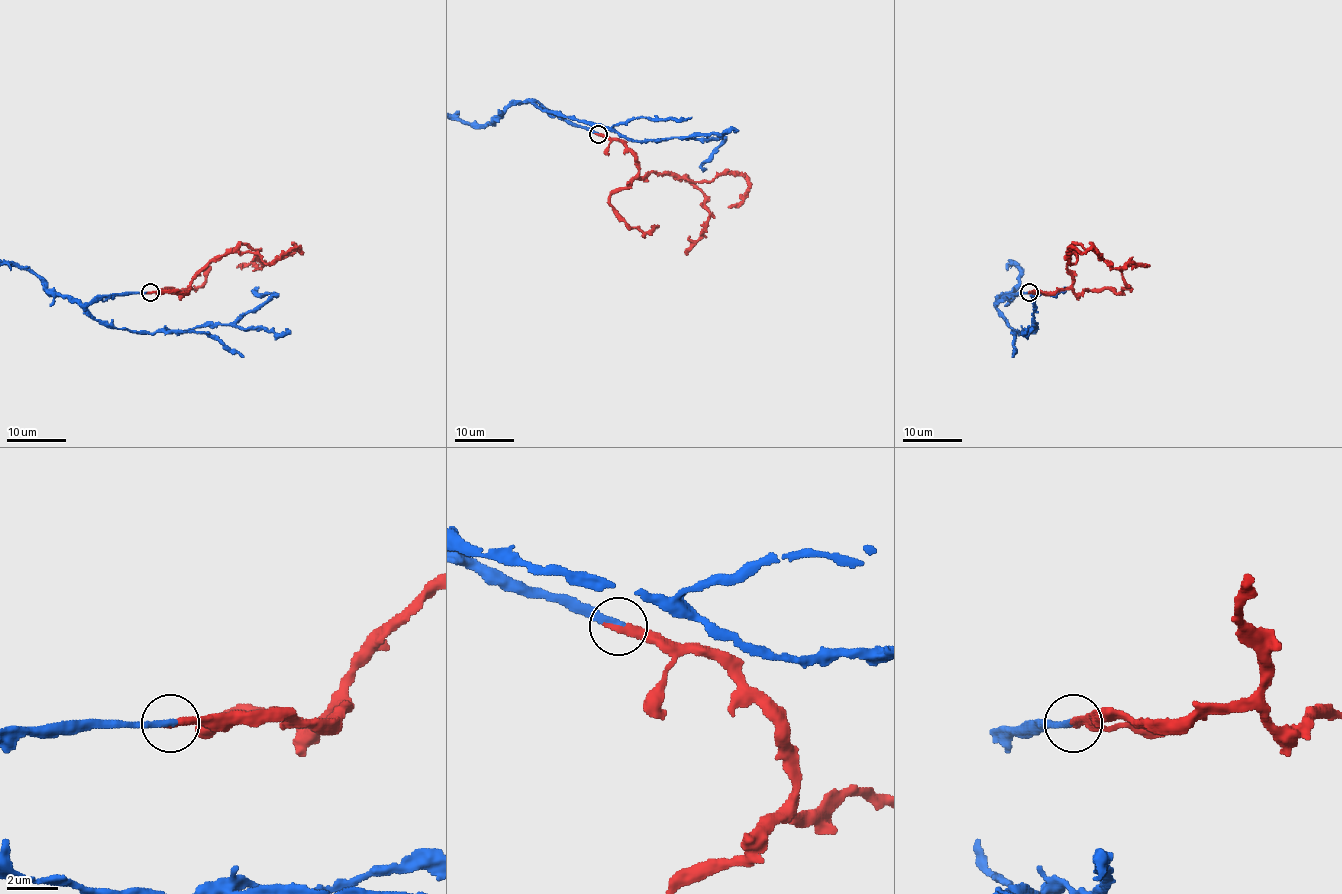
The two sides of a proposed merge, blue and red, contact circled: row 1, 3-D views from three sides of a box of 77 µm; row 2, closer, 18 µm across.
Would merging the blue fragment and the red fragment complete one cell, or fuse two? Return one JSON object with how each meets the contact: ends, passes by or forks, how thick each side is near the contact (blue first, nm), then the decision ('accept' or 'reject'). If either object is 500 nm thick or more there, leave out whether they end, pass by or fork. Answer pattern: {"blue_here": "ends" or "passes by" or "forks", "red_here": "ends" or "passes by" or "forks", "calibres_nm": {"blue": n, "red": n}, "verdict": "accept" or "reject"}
{"blue_here": "ends", "red_here": "ends", "calibres_nm": {"blue": 280, "red": 340}, "verdict": "accept"}

